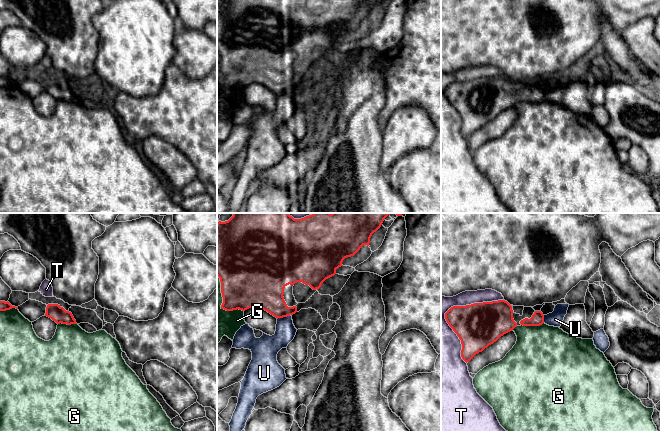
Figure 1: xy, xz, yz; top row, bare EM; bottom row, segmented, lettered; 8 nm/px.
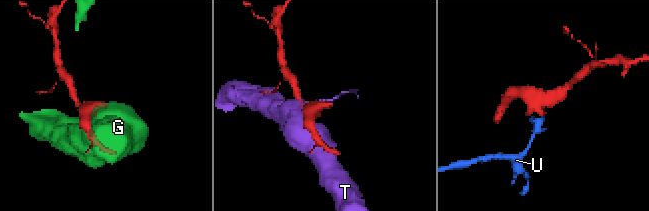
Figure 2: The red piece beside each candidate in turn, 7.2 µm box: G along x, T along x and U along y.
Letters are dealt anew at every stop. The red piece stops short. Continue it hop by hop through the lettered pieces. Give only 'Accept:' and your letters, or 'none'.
Accept: none

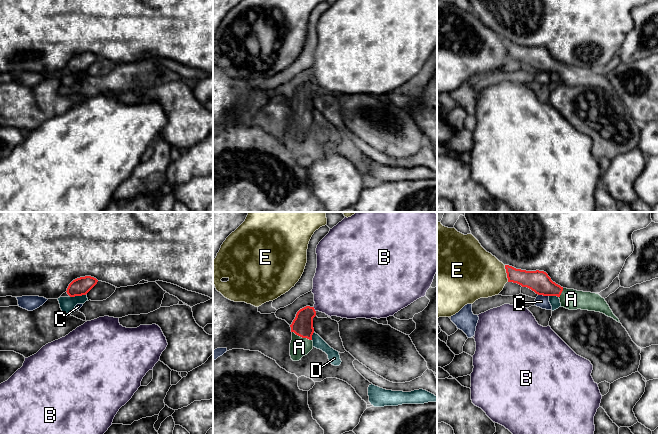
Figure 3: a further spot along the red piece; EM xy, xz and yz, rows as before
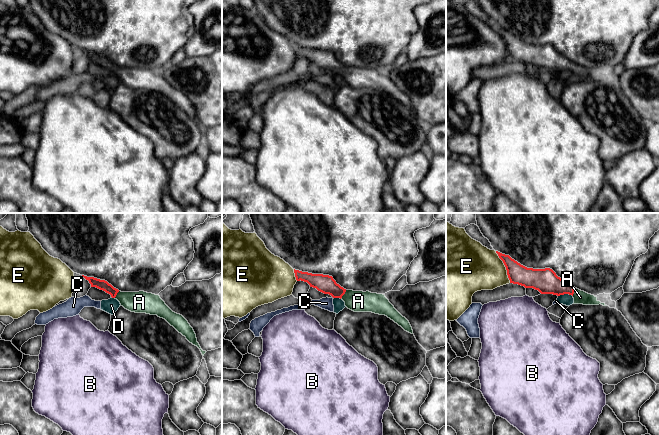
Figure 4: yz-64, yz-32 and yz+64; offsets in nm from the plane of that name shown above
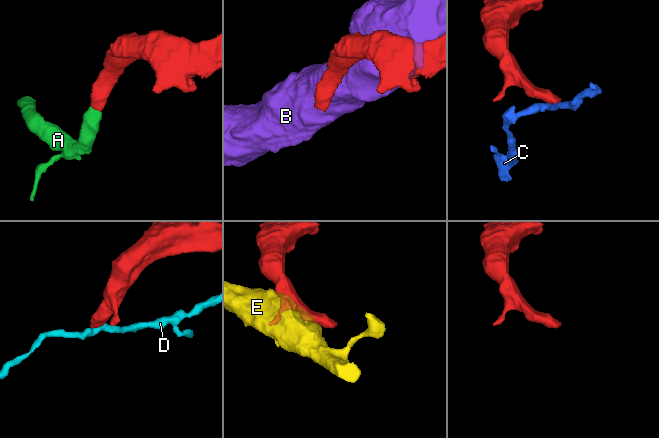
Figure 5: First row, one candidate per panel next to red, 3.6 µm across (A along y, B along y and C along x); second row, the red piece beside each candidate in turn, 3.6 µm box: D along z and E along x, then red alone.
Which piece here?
Accept: A

